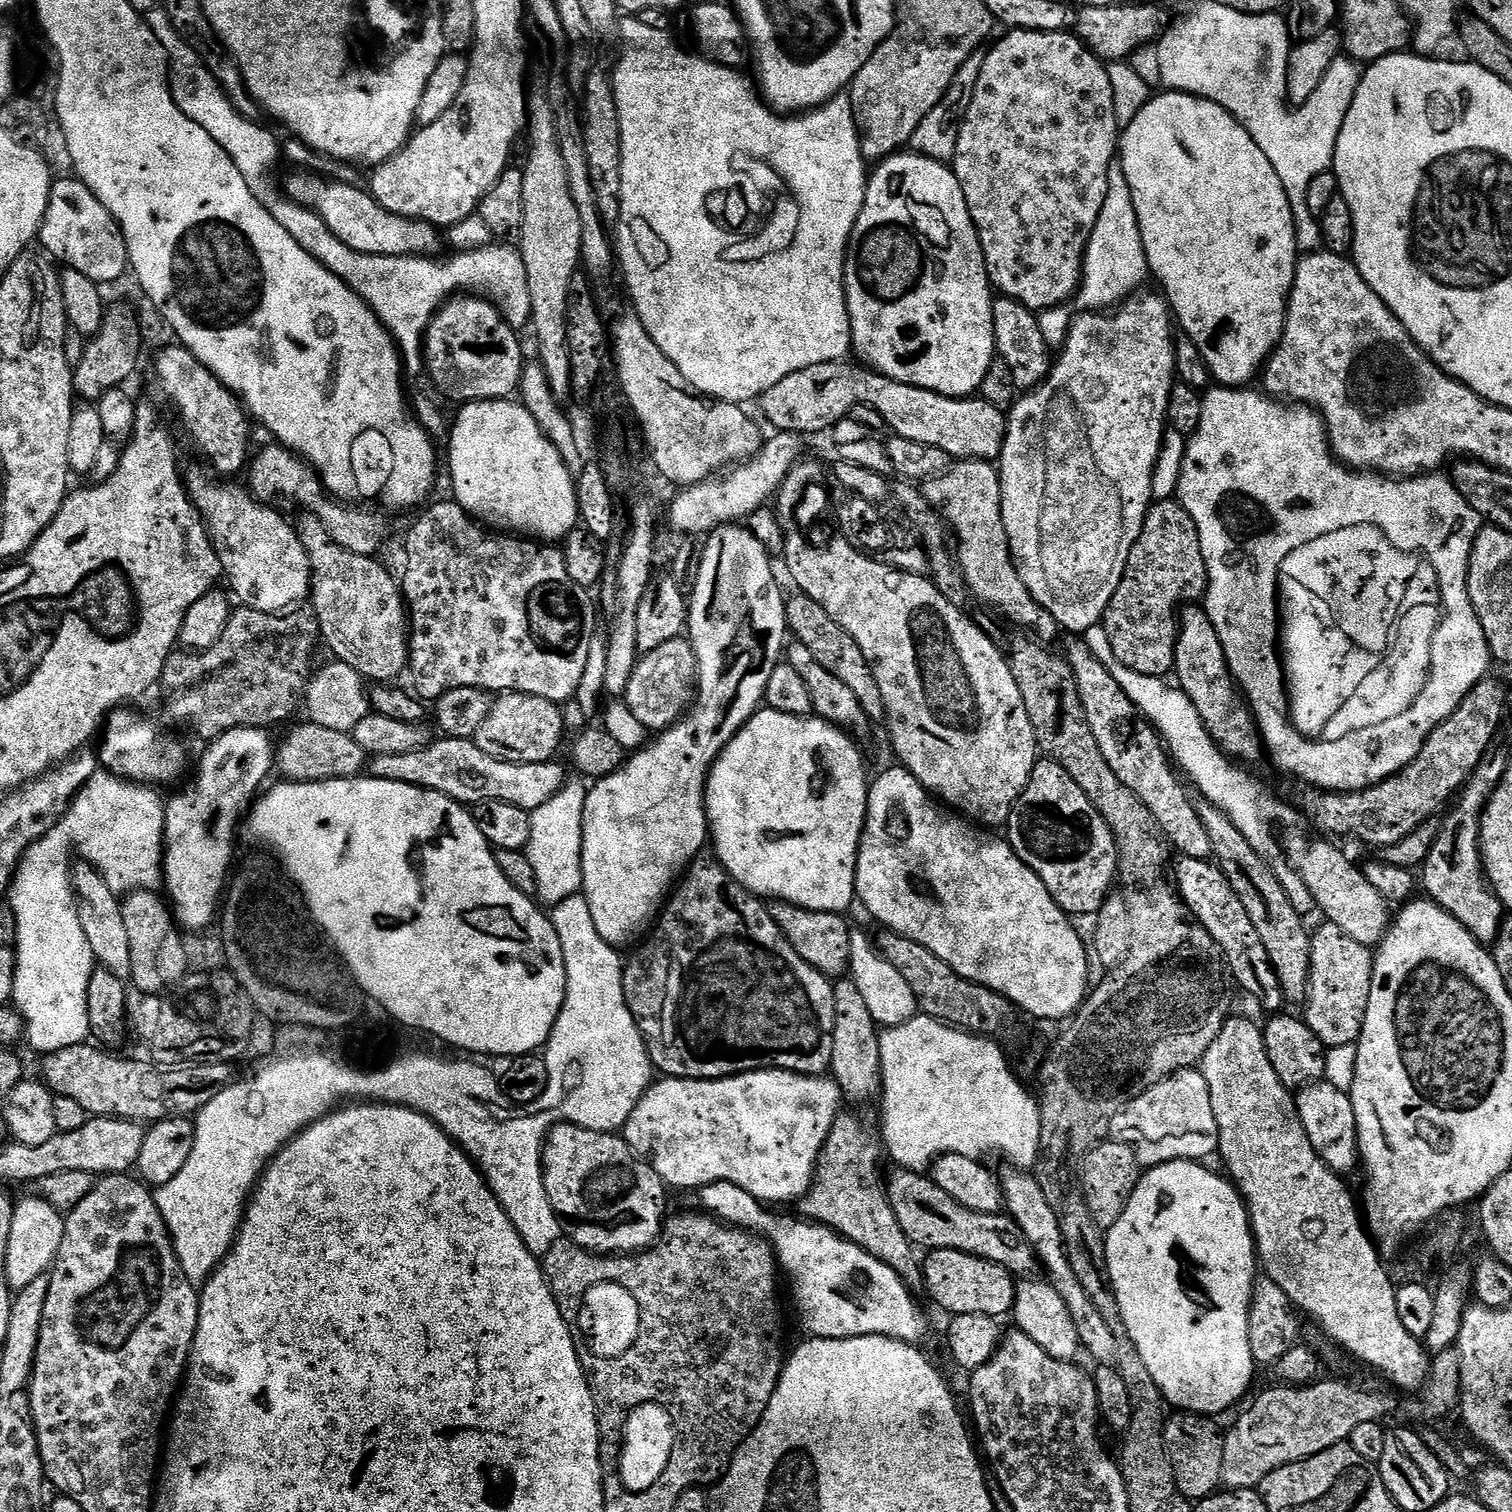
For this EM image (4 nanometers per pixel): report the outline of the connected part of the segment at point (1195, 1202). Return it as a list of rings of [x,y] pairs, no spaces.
[[[1169,1160],[1167,1164],[1158,1164],[1154,1168],[1147,1169],[1136,1184],[1136,1189],[1132,1191],[1132,1197],[1128,1199],[1128,1205],[1122,1214],[1122,1218],[1118,1218],[1118,1222],[1114,1222],[1114,1226],[1107,1229],[1104,1245],[1106,1246],[1106,1262],[1108,1263],[1110,1282],[1112,1283],[1114,1294],[1118,1298],[1122,1322],[1126,1322],[1126,1330],[1130,1334],[1130,1338],[1134,1342],[1138,1354],[1142,1354],[1142,1362],[1146,1362],[1146,1370],[1150,1370],[1150,1374],[1154,1378],[1154,1386],[1158,1386],[1158,1390],[1164,1395],[1165,1401],[1167,1401],[1173,1409],[1179,1410],[1185,1414],[1199,1414],[1209,1418],[1216,1418],[1219,1417],[1219,1412],[1224,1412],[1227,1408],[1234,1407],[1235,1404],[1247,1394],[1248,1387],[1252,1384],[1252,1368],[1254,1369],[1254,1361],[1250,1354],[1250,1342],[1248,1341],[1248,1311],[1250,1310],[1250,1302],[1252,1301],[1252,1285],[1255,1284],[1258,1279],[1258,1257],[1256,1254],[1256,1242],[1252,1234],[1252,1221],[1248,1218],[1248,1206],[1245,1204],[1239,1188],[1232,1183],[1231,1179],[1225,1178],[1223,1175],[1220,1177],[1218,1173],[1211,1172],[1208,1168],[1203,1168],[1204,1166],[1203,1163],[1194,1160]]]

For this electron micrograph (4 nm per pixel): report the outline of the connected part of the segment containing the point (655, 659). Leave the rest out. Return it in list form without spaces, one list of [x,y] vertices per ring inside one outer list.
[[[687,638],[671,640],[653,652],[645,652],[639,657],[636,669],[630,675],[629,688],[623,696],[623,703],[646,726],[649,733],[659,734],[665,728],[678,723],[681,716],[687,713],[697,691],[696,655],[692,642]]]

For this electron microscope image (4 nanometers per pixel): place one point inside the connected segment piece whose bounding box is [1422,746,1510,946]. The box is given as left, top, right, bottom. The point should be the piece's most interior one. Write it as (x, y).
(1454, 876)

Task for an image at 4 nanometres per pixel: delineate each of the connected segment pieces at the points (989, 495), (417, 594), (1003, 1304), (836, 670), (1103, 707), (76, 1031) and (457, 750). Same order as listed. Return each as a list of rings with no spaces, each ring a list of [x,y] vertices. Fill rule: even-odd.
[[[962,460],[953,463],[947,472],[922,484],[922,495],[930,507],[949,525],[956,527],[954,540],[960,543],[958,572],[963,583],[984,604],[997,608],[1024,628],[1033,628],[1041,641],[1048,642],[1058,632],[1056,619],[1042,606],[1034,602],[1030,590],[1022,582],[1012,561],[1006,538],[1006,526],[1002,522],[1002,490],[1000,473],[995,463],[986,460]]]
[[[451,499],[448,500],[442,501],[441,504],[429,503],[419,513],[421,516],[413,522],[412,529],[408,532],[408,541],[404,544],[405,550],[408,551],[408,561],[404,564],[402,595],[407,615],[410,617],[408,658],[410,676],[412,672],[413,686],[411,685],[411,687],[414,689],[415,695],[425,702],[435,702],[437,698],[450,690],[483,688],[489,694],[521,692],[538,698],[546,698],[561,706],[567,705],[567,700],[571,701],[579,690],[579,684],[586,671],[586,662],[589,661],[590,642],[598,634],[598,628],[596,628],[598,604],[593,593],[587,588],[578,586],[578,582],[574,582],[574,578],[570,578],[570,573],[566,571],[563,551],[559,547],[549,546],[547,543],[537,542],[532,538],[517,538],[512,534],[493,534],[489,529],[473,520],[465,512],[464,507]]]
[[[933,1248],[923,1257],[924,1287],[929,1296],[949,1317],[958,1314],[986,1314],[1004,1318],[1012,1311],[1016,1297],[1017,1277],[1002,1266],[974,1254],[962,1254],[962,1250]]]
[[[789,595],[784,606],[789,633],[806,646],[806,650],[810,650],[810,654],[814,654],[816,661],[826,666],[834,678],[850,686],[869,721],[876,722],[876,719],[886,717],[886,702],[882,700],[882,690],[878,690],[878,678],[874,678],[858,642],[854,642],[854,638],[850,638],[850,634],[846,634],[846,630],[842,630],[842,626],[838,626],[838,622],[834,622],[834,618],[830,618],[830,614],[826,614],[826,610],[814,602],[814,598],[795,595]]]
[[[1081,637],[1067,638],[1066,659],[1073,668],[1078,694],[1085,708],[1086,722],[1098,741],[1102,758],[1106,758],[1110,770],[1118,774],[1120,781],[1130,790],[1134,790],[1134,794],[1148,807],[1150,814],[1154,814],[1161,833],[1175,851],[1177,848],[1177,853],[1199,860],[1209,859],[1212,856],[1212,847],[1200,821],[1197,805],[1188,801],[1183,786],[1176,781],[1177,773],[1162,747],[1156,729],[1141,715],[1135,702],[1122,690],[1110,670],[1102,666],[1102,662],[1098,662],[1090,646]]]
[[[97,770],[80,788],[64,817],[45,836],[35,840],[24,852],[16,875],[10,885],[10,903],[14,918],[18,918],[16,953],[16,977],[12,1000],[24,1019],[26,1041],[39,1054],[66,1050],[66,1046],[78,1046],[90,1036],[90,1018],[86,1014],[86,990],[90,986],[90,974],[94,957],[90,942],[78,922],[76,894],[72,890],[72,855],[80,852],[79,859],[100,871],[106,886],[117,894],[129,892],[155,892],[164,882],[164,810],[165,801],[155,792],[155,787],[144,782],[125,780],[107,770]]]
[[[438,738],[410,754],[373,756],[366,765],[366,772],[374,780],[402,782],[434,790],[465,806],[482,802],[510,802],[510,806],[518,806],[529,814],[538,810],[538,806],[550,802],[550,798],[554,798],[554,794],[558,794],[558,790],[562,790],[566,783],[564,768],[556,760],[534,764],[502,762],[498,758],[490,758],[490,754],[482,754],[475,739]]]

